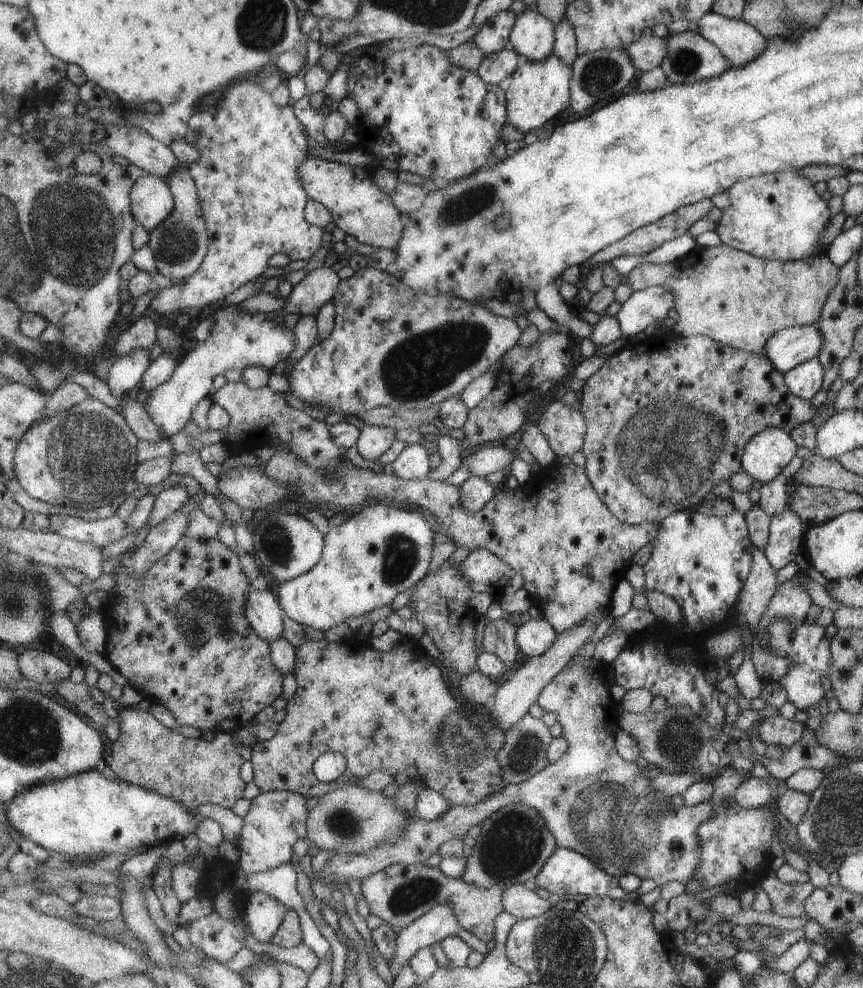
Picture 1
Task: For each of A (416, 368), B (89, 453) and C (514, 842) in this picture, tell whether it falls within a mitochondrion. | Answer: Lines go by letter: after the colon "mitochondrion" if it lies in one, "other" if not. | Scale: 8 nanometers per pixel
A: mitochondrion
B: mitochondrion
C: mitochondrion

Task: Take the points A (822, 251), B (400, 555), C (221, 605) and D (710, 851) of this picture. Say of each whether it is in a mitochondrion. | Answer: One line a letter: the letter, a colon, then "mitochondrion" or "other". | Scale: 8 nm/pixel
A: other
B: mitochondrion
C: mitochondrion
D: other

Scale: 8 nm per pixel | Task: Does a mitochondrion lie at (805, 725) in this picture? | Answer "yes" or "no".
no

